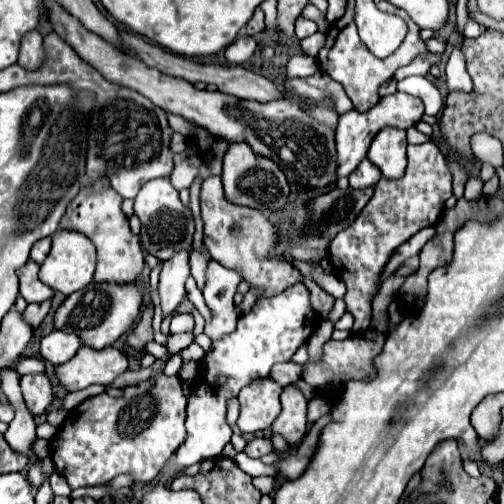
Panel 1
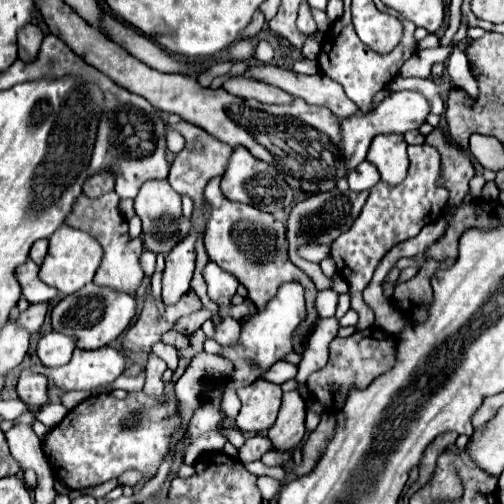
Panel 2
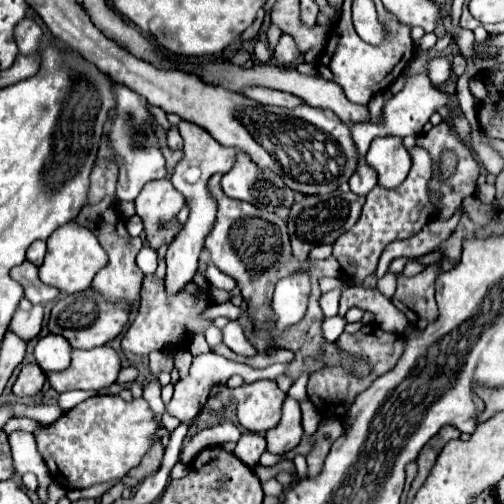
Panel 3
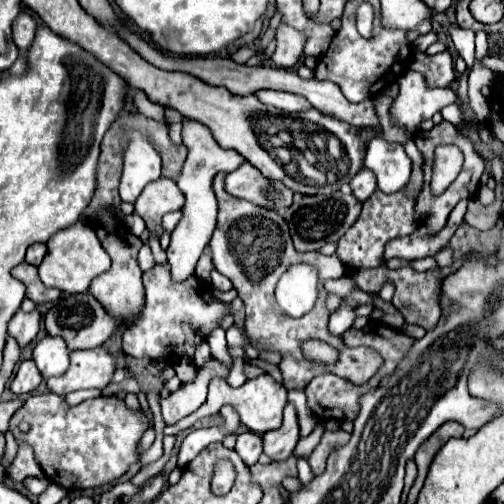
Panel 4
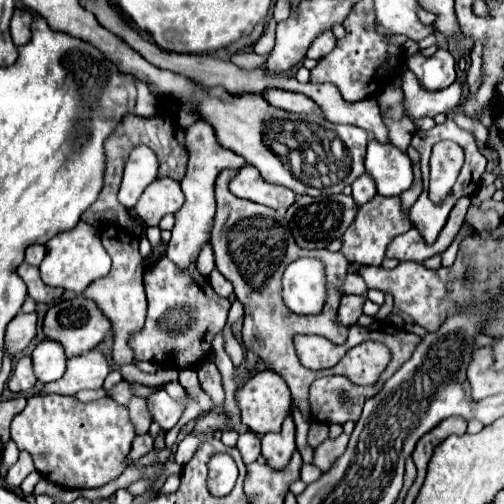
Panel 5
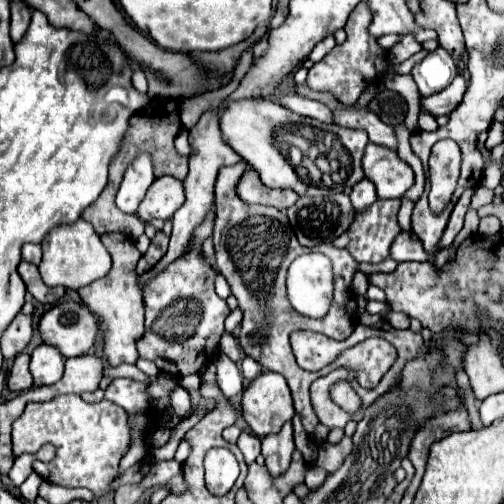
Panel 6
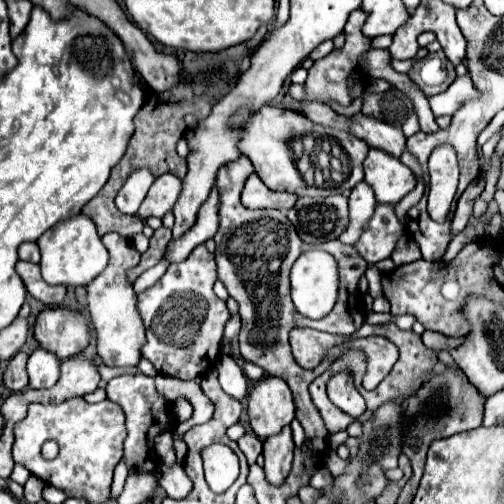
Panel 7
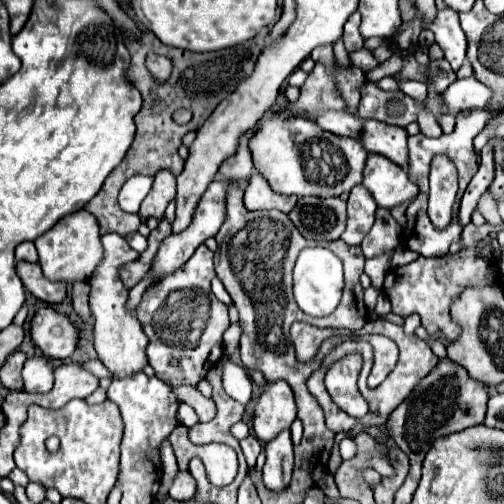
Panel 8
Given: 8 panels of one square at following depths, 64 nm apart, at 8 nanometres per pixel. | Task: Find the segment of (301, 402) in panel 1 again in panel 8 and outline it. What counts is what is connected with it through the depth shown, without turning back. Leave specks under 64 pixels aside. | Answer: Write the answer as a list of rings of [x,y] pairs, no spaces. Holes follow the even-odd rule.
[[[290,430],[280,432],[272,442],[266,444],[266,464],[264,464],[264,486],[272,492],[282,492],[288,488],[294,468]]]

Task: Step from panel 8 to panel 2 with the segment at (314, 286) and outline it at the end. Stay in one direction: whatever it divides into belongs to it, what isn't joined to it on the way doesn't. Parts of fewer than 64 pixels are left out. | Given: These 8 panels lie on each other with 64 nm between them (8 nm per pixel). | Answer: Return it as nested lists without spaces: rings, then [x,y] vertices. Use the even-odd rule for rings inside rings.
[[[284,282],[276,296],[268,302],[268,306],[254,314],[248,322],[242,324],[242,334],[240,334],[240,346],[224,348],[224,356],[230,356],[236,370],[230,376],[236,380],[236,388],[242,388],[246,384],[252,384],[254,380],[260,378],[262,372],[266,372],[274,362],[278,362],[286,352],[292,350],[292,332],[298,328],[298,324],[306,318],[306,304],[304,304],[304,288],[300,282]],[[274,354],[280,354],[274,358]],[[248,360],[256,360],[258,366],[252,366]]]

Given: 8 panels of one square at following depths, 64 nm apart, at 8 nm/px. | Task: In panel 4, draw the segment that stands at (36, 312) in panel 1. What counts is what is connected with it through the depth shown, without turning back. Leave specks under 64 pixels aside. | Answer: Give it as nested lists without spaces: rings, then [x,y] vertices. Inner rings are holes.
[[[18,310],[12,316],[12,320],[8,322],[8,336],[16,338],[20,348],[24,348],[26,344],[30,344],[36,338],[38,328],[40,328],[40,312],[38,310],[28,312],[28,314]]]

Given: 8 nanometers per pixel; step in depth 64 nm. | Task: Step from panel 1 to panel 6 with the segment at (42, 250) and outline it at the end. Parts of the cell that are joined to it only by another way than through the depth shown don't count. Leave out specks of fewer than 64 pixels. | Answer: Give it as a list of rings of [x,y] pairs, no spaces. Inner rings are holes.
[[[24,244],[22,246],[22,260],[32,262],[32,264],[40,264],[40,260],[42,260],[40,244]]]

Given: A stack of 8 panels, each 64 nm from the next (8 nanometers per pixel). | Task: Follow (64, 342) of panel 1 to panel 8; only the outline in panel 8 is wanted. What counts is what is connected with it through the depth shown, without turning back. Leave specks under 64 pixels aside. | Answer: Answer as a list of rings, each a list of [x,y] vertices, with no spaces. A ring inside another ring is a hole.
[[[28,358],[22,370],[24,392],[48,392],[54,384],[54,364],[48,358]]]

